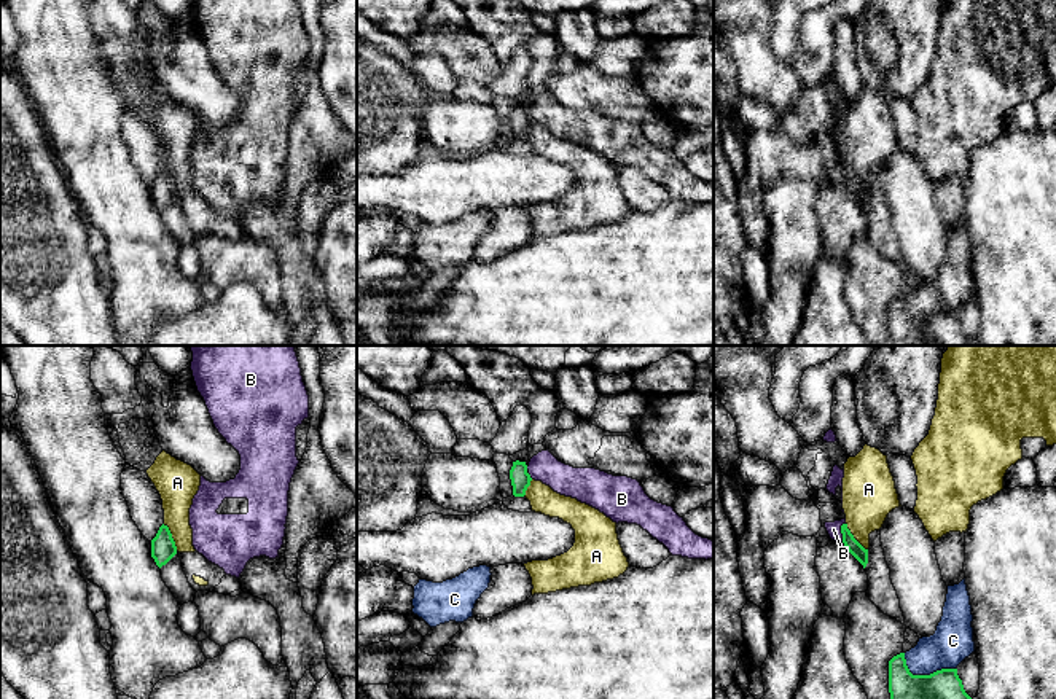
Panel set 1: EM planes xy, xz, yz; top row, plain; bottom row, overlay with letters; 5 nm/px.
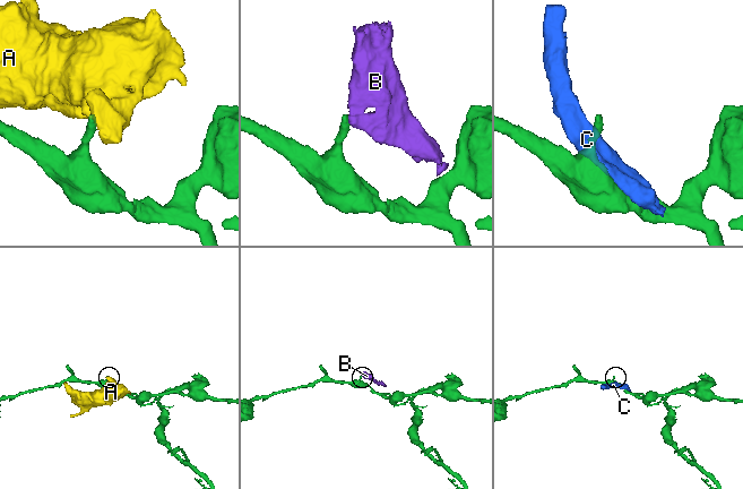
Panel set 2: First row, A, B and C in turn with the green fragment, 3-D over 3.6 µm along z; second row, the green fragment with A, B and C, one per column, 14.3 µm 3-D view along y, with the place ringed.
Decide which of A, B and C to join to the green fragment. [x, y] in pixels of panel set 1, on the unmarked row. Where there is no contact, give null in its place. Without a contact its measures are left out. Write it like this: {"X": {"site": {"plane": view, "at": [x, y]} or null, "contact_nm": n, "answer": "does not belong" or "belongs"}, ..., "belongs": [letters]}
{"A": {"site": {"plane": "xy", "at": [171, 180]}, "contact_nm": 150, "answer": "does not belong"}, "B": {"site": {"plane": "yz", "at": [841, 175]}, "contact_nm": 100, "answer": "does not belong"}, "C": {"site": {"plane": "yz", "at": [924, 319]}, "contact_nm": 280, "answer": "does not belong"}, "belongs": []}

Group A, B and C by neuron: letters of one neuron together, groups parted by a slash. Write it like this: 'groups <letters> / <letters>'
groups A / B / C

